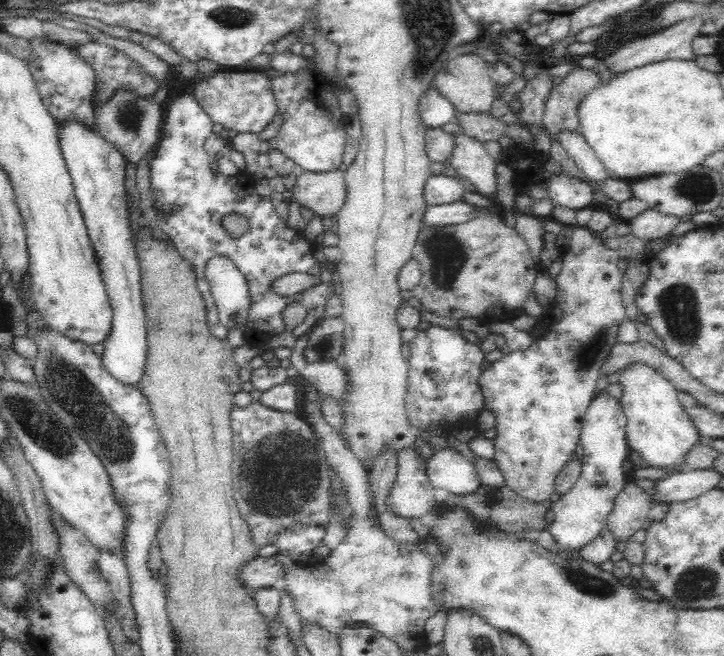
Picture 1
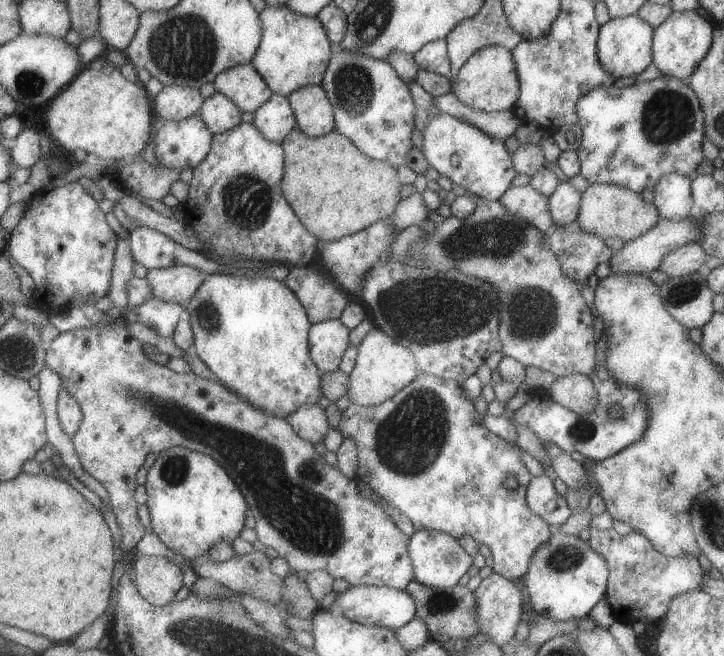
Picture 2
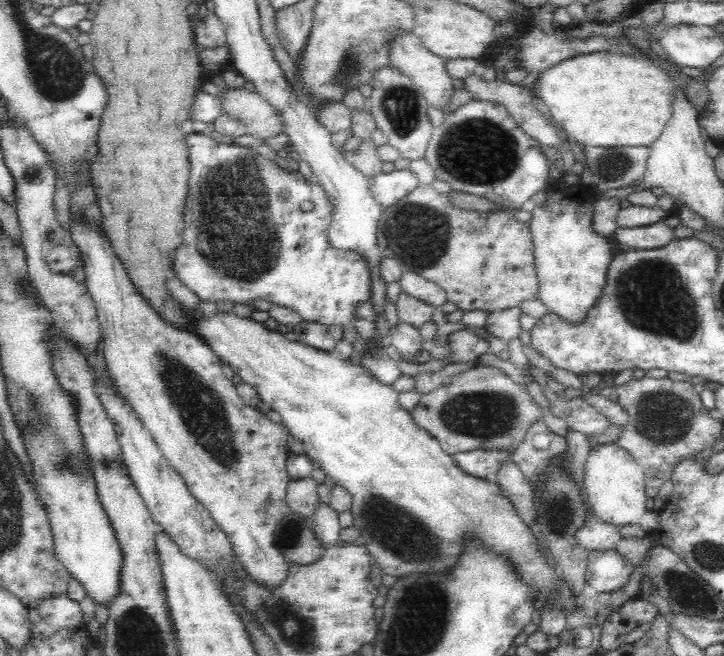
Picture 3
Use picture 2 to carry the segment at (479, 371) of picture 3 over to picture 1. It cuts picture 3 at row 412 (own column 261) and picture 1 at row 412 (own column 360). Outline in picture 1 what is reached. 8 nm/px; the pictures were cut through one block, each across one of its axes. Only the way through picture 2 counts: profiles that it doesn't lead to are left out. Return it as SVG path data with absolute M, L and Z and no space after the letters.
M573 227L570 242L568 242L568 246L565 247L562 253L562 267L554 278L557 286L556 300L548 310L544 311L540 320L538 320L532 345L528 346L526 350L516 350L508 352L507 354L504 353L500 360L490 362L490 366L488 366L486 370L482 370L478 382L478 387L480 387L480 392L483 396L481 410L494 414L496 436L491 440L492 444L494 444L494 460L504 475L505 483L532 501L541 501L550 498L555 490L556 476L558 476L560 469L566 464L566 461L576 452L580 440L581 422L586 409L594 398L595 386L600 377L600 375L598 375L598 368L606 362L606 357L608 356L608 352L610 352L610 346L618 342L616 341L618 326L622 324L622 321L627 319L620 291L622 283L622 274L620 274L620 270L618 269L620 256L615 250L599 242L596 236L597 234L588 227Z

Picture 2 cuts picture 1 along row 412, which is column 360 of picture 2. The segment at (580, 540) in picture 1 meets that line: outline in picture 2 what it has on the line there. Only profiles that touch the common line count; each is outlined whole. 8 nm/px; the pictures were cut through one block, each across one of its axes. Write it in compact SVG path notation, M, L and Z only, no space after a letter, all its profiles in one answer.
M351 585L346 591L337 594L329 610L362 625L387 627L394 631L414 618L416 608L412 596L404 590L398 591L387 585Z

